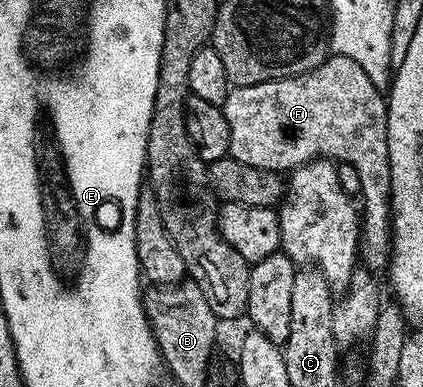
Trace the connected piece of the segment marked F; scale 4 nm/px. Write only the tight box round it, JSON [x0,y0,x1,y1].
[223,54,392,273]

